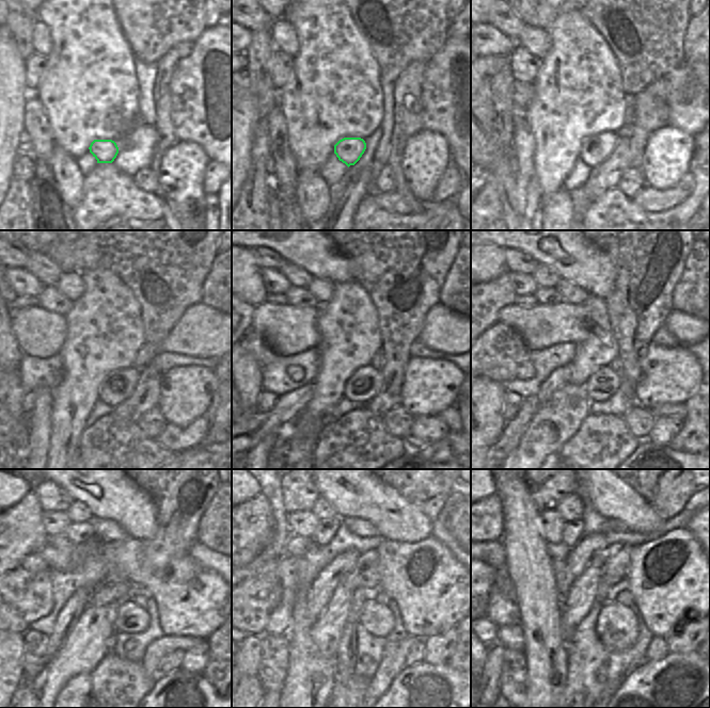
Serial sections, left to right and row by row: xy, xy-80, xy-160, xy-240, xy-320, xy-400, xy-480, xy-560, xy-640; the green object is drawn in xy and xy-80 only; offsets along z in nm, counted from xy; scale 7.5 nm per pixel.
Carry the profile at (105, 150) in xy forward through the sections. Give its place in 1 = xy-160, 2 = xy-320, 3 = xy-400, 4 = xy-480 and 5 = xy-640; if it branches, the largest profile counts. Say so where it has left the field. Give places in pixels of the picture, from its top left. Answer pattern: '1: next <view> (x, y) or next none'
1: next xy-160 (595, 149)
2: next xy-320 (364, 384)
3: next xy-400 (603, 383)
4: next xy-480 (130, 617)
5: next xy-640 (617, 628)

